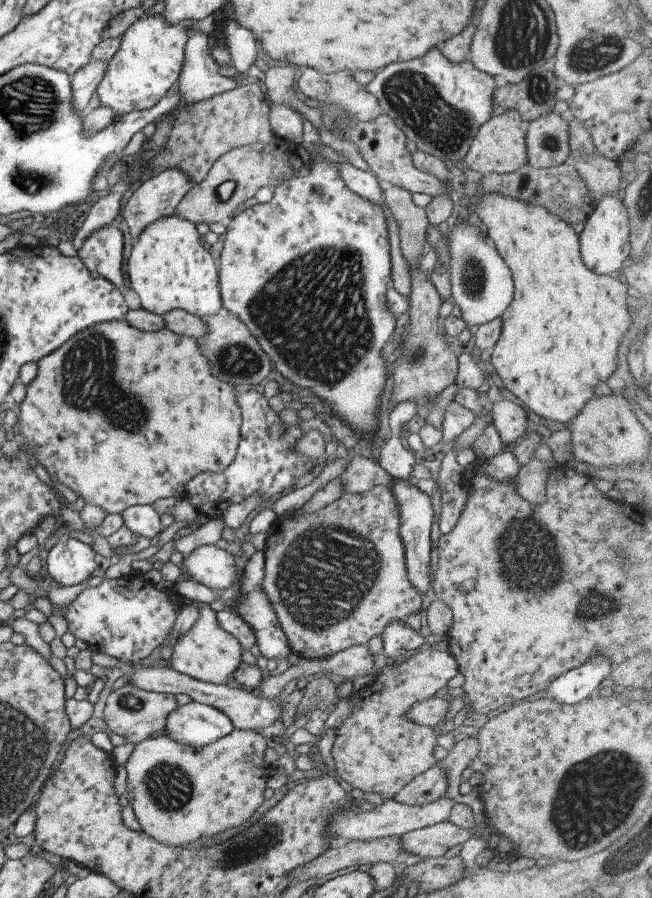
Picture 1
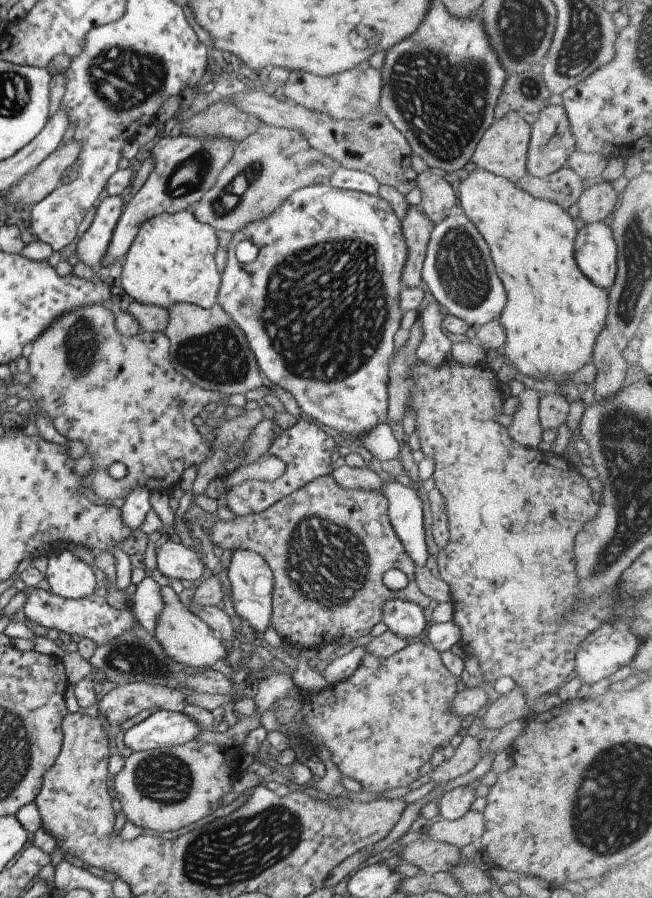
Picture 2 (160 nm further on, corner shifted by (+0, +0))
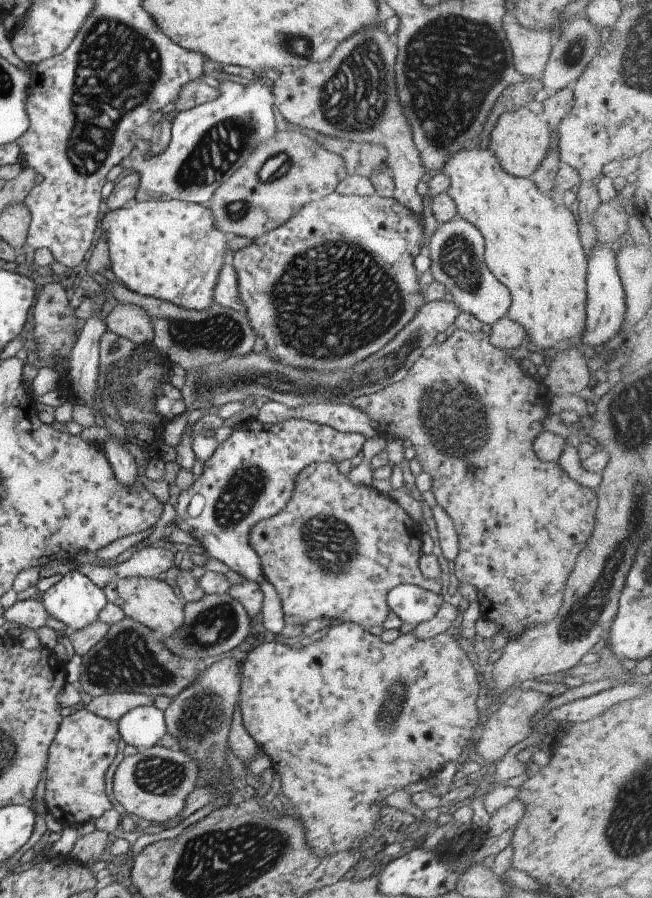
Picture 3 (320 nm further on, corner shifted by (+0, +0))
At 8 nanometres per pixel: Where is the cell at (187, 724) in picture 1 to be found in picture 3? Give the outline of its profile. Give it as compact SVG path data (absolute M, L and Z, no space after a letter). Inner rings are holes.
M153 705L132 708L117 722L121 740L138 750L155 746L166 732L163 711Z

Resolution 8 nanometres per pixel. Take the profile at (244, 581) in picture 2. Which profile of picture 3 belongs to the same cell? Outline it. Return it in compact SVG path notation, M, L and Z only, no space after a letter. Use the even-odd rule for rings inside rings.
M250 418L247 420L249 425L245 425L244 427L235 427L228 435L225 440L214 443L211 445L213 448L213 452L211 456L207 458L202 463L202 471L199 476L194 479L193 483L185 489L181 489L177 496L177 502L174 505L174 516L173 516L173 526L184 530L188 535L191 535L196 542L201 545L204 552L207 556L211 556L211 558L215 558L215 560L220 560L223 564L226 564L230 570L238 572L241 576L247 578L248 581L256 582L259 584L262 580L264 580L264 574L262 573L262 565L260 560L257 558L255 552L251 548L250 542L248 541L248 536L250 535L250 528L254 526L255 523L258 523L261 519L269 518L273 516L276 512L280 511L280 508L283 508L284 504L287 504L289 500L292 488L293 481L295 475L305 468L309 466L311 463L324 463L330 462L339 464L339 462L343 462L343 460L350 460L353 456L357 456L357 452L361 450L361 446L363 446L363 442L365 442L366 438L359 433L344 433L341 431L336 431L334 428L329 428L326 426L321 426L320 424L312 423L311 421L306 421L303 419L289 419L283 421L282 423L260 423L257 419Z

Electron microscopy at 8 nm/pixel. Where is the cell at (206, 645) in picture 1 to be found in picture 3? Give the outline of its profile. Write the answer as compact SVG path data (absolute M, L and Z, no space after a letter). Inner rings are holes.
M123 577L109 581L102 589L107 602L123 611L125 617L137 619L143 626L150 628L159 639L174 637L182 623L183 600L173 592L172 581L158 580L151 577Z

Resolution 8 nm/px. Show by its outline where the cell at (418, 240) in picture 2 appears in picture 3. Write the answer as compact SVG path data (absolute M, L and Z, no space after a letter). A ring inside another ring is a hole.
M379 25L363 27L355 36L349 36L349 42L343 40L335 52L320 63L307 63L300 67L280 68L278 78L270 87L273 95L274 106L284 120L291 125L302 127L309 132L325 134L325 136L337 136L351 142L363 142L363 144L379 144L385 148L387 154L384 162L387 165L394 189L392 197L410 210L422 216L420 195L415 191L419 184L419 178L423 173L423 166L412 139L410 122L404 117L402 104L396 95L394 81L394 62L397 47L393 37L388 37L379 28Z

